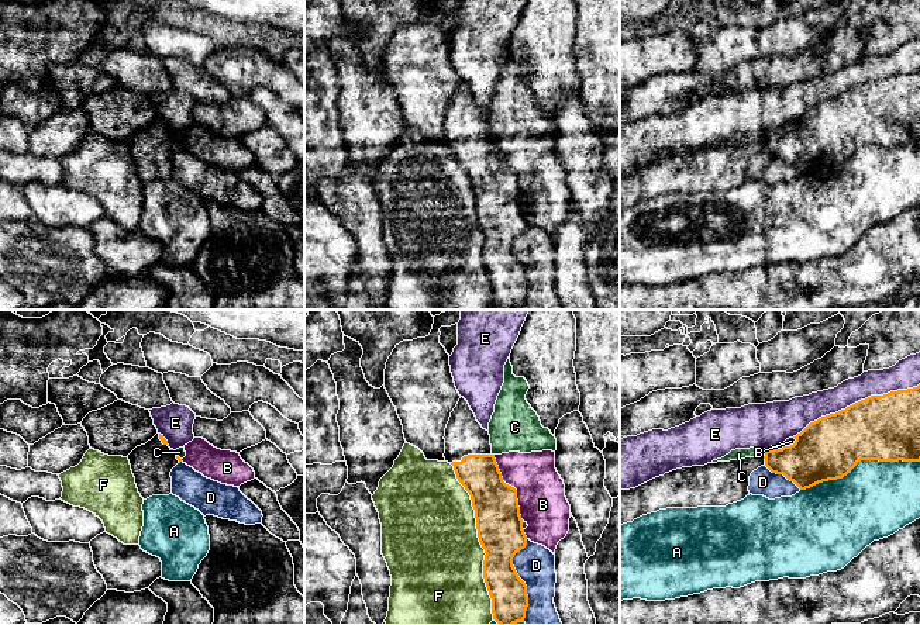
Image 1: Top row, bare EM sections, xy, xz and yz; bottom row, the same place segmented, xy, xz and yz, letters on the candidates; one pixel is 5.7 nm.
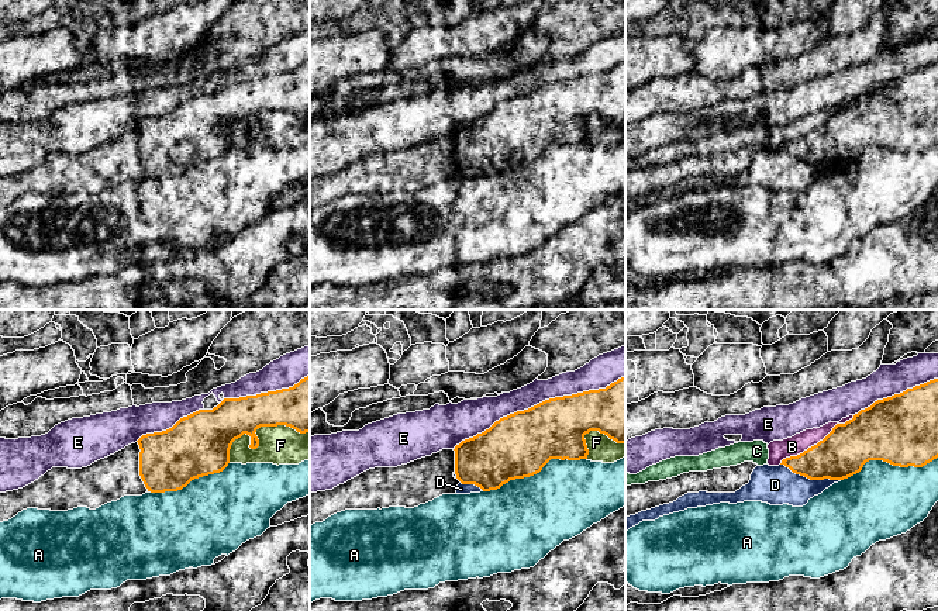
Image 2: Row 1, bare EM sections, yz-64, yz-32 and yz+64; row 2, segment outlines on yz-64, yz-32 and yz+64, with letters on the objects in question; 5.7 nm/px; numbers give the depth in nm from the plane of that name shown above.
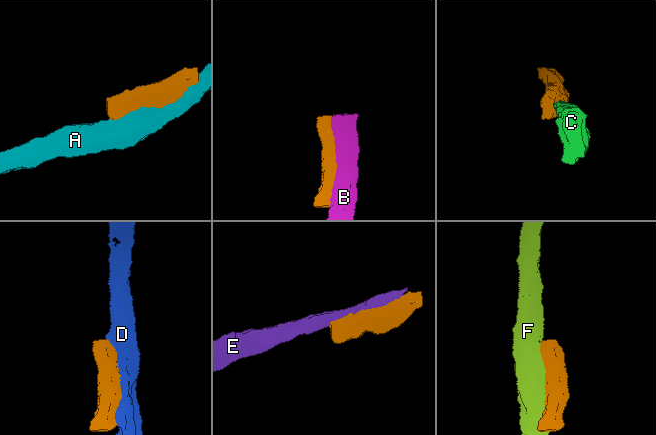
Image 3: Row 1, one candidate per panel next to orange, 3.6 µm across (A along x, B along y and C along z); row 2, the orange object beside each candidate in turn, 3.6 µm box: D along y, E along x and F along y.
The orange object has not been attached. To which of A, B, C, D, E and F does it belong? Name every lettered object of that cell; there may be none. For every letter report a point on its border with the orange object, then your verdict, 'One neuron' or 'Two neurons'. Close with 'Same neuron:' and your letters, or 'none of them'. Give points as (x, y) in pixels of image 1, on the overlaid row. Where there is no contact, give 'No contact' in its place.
A: Touches orange at yz (860, 461). Two neurons
B: Touches orange at xz (510, 486). Two neurons
C: Touches orange at yz (765, 455). Two neurons
D: Touches orange at xz (521, 580). Two neurons
E: Touches orange at yz (855, 403). Two neurons
F: Touches orange at xz (479, 541). Two neurons
Same neuron: none of them

